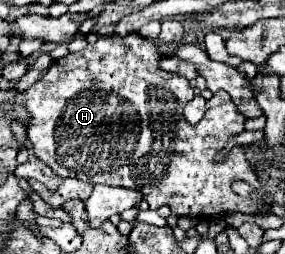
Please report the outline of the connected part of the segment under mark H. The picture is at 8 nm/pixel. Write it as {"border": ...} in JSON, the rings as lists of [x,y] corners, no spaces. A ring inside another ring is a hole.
{"border":[[[133,33],[125,37],[99,37],[93,45],[57,59],[47,73],[23,93],[25,109],[31,115],[27,121],[27,137],[33,155],[47,163],[59,177],[73,177],[93,185],[105,183],[137,189],[143,193],[143,199],[151,209],[169,205],[171,213],[177,217],[187,215],[197,221],[211,221],[217,215],[227,215],[233,211],[253,215],[261,213],[267,207],[263,199],[239,197],[231,189],[231,183],[237,179],[251,185],[257,181],[257,175],[249,167],[249,161],[241,149],[243,145],[235,145],[223,161],[213,159],[227,147],[233,135],[245,131],[245,117],[237,111],[233,101],[227,101],[221,107],[209,109],[195,127],[185,123],[183,108],[194,97],[193,88],[184,77],[159,69],[161,57],[163,55],[157,51],[155,43]]]}

